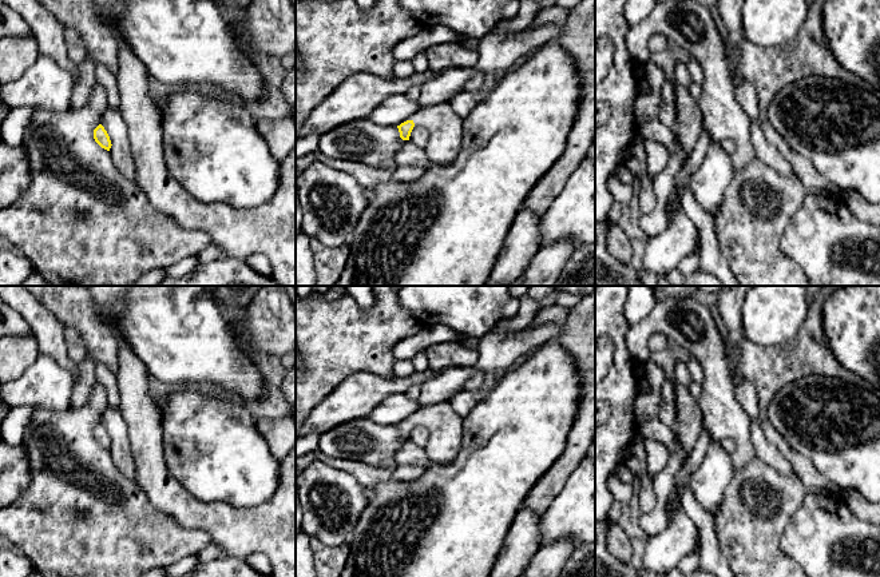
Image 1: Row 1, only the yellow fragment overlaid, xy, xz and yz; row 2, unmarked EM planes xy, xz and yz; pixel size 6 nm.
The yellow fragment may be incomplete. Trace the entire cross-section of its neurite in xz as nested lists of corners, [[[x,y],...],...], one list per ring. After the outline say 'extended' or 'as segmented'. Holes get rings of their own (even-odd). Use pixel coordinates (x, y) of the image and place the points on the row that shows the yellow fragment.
[[[449,103],[417,111],[411,120],[397,126],[400,138],[409,140],[415,126],[429,131],[424,150],[431,163],[445,164],[455,160],[463,144],[463,119],[455,114]]] | extended

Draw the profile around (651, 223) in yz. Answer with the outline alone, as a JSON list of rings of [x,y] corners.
[[[658,118],[642,122],[638,134],[643,139],[654,139],[665,144],[670,154],[667,167],[651,183],[657,196],[657,204],[651,212],[641,212],[638,223],[645,235],[654,238],[662,232],[669,222],[666,216],[666,204],[673,192],[678,171],[683,166],[686,152],[674,138],[674,130],[665,126]]]

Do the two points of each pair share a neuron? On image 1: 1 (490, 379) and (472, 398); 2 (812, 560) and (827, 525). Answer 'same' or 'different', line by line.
1: same
2: same

